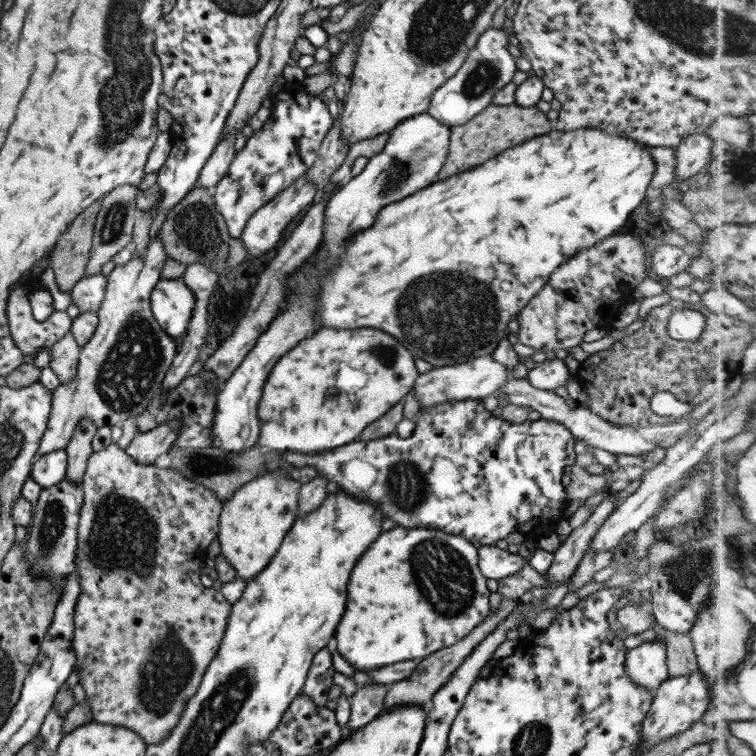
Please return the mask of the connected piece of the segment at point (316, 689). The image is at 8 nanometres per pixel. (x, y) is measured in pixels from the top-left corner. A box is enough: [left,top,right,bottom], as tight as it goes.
[301,648,335,707]

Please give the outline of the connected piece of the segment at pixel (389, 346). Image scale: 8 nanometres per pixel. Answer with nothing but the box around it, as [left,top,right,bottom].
[257,328,418,455]

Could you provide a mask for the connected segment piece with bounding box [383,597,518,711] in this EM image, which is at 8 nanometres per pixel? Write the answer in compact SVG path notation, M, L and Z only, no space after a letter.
M501 597L499 606L488 612L485 619L482 620L476 627L473 627L459 642L455 642L453 646L449 648L442 648L441 650L433 651L427 656L418 660L415 665L414 671L410 672L409 677L398 680L394 684L388 685L388 691L386 692L384 698L384 708L386 711L388 708L394 707L395 705L421 705L424 709L429 709L432 707L431 697L435 694L442 684L448 681L448 678L452 676L454 670L471 654L471 651L479 645L481 640L496 628L496 626L503 622L514 611L516 608L518 600Z

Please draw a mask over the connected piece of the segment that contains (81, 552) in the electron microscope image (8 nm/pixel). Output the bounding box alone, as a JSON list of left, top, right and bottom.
[72,444,229,744]

